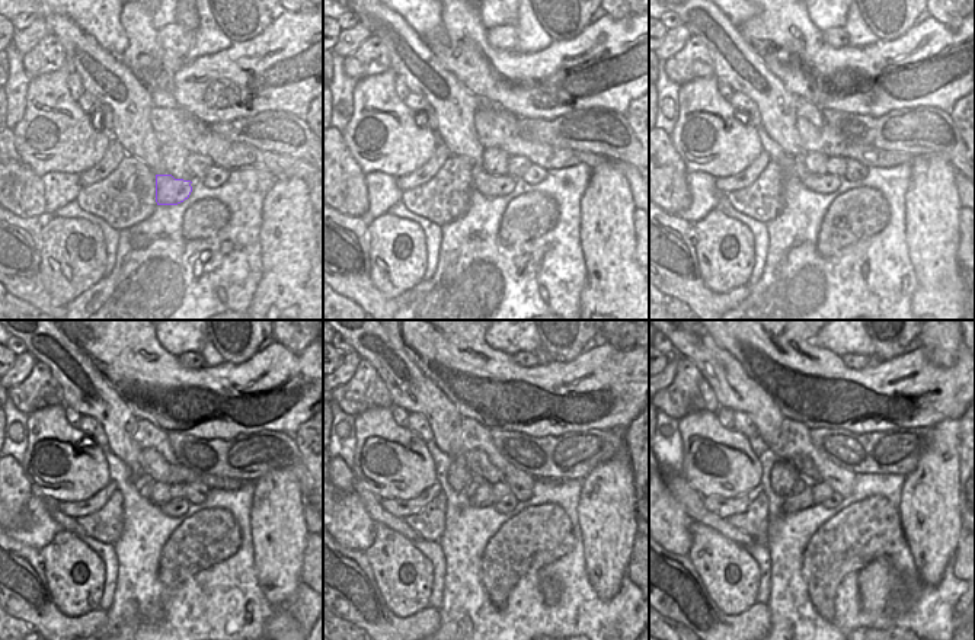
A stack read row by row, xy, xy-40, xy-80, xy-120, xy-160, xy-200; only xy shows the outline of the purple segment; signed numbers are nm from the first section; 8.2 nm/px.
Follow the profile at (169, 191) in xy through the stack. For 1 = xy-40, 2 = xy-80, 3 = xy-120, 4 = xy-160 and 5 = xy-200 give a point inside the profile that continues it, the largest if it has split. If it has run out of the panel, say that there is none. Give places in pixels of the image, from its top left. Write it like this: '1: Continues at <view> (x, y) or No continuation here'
1: Continues at xy-40 (489, 185)
2: Continues at xy-80 (827, 184)
3: Continues at xy-120 (176, 508)
4: Continues at xy-160 (507, 504)
5: Continues at xy-200 (834, 499)

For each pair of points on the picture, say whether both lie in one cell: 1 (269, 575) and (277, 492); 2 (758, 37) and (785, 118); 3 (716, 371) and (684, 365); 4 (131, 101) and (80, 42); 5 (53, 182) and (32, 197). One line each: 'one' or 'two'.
1: one
2: two
3: two
4: one
5: two

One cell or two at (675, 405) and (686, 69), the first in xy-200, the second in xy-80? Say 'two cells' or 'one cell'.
one cell

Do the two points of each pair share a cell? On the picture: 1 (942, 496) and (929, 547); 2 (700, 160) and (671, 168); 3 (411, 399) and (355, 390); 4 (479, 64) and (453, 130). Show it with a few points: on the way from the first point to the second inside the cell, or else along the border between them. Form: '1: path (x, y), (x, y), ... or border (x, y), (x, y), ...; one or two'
1: path (932, 509), (932, 534); one
2: border (668, 136), (687, 170); two
3: border (373, 365), (393, 406); two
4: border (443, 66), (479, 98); two

